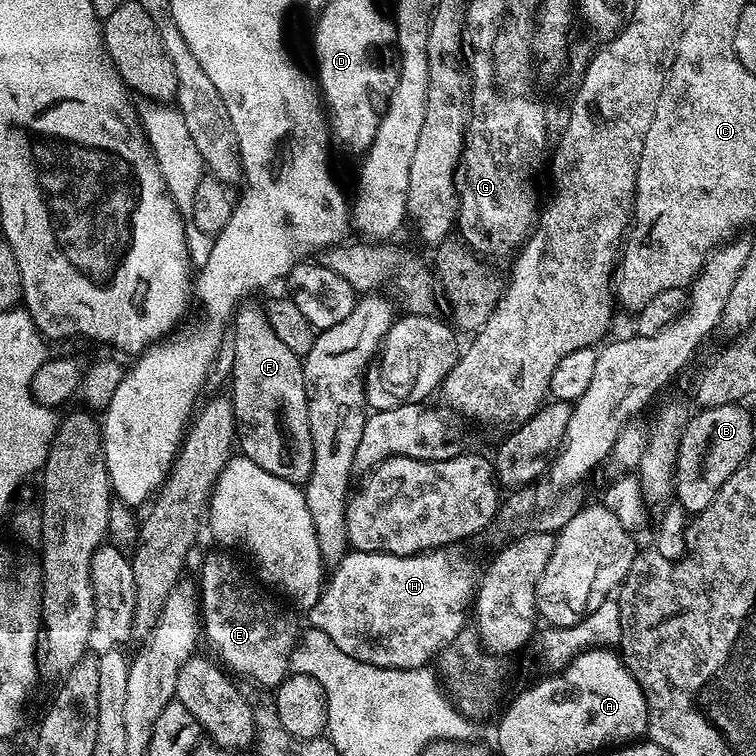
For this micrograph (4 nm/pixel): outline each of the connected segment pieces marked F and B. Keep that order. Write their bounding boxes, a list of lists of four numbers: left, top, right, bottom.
[[230,301,314,485],[675,403,754,514]]

